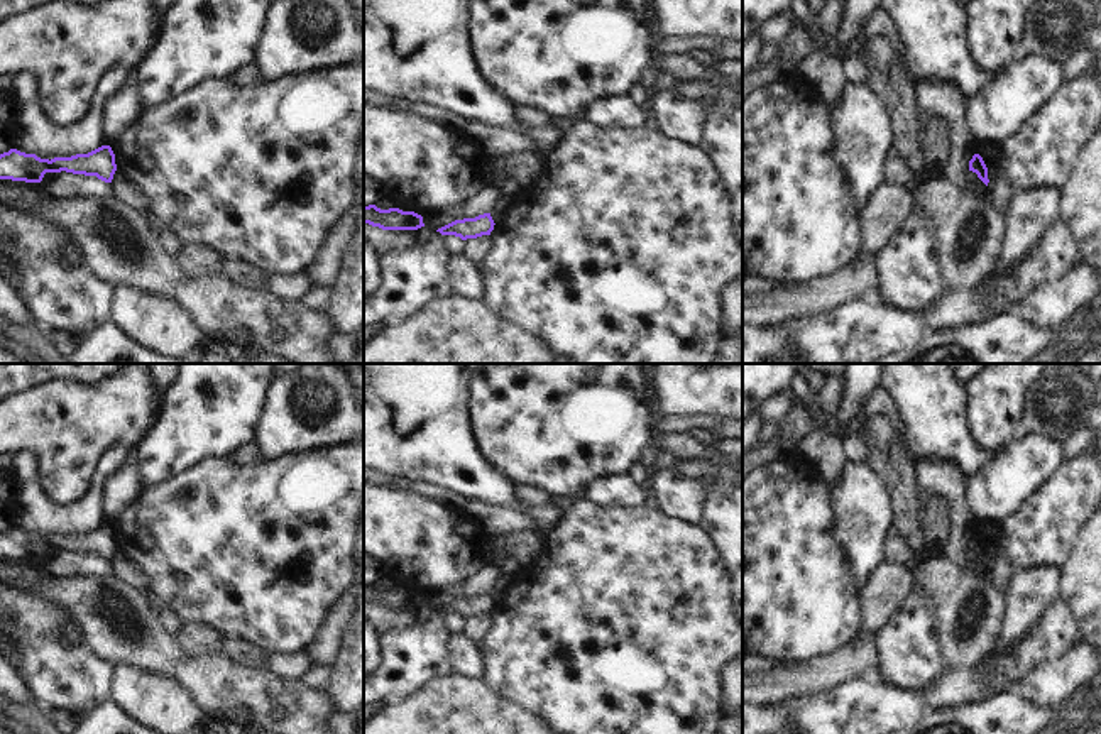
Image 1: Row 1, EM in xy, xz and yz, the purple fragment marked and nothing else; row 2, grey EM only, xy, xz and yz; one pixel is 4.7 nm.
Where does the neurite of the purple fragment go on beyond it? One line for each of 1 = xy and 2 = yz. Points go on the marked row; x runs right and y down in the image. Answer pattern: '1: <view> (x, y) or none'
1: none
2: none

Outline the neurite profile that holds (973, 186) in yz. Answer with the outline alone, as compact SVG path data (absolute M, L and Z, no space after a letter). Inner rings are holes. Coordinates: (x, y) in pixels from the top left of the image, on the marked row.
M967 169L964 173L964 184L961 186L961 191L969 198L979 198L986 194L986 184L978 178L976 173Z

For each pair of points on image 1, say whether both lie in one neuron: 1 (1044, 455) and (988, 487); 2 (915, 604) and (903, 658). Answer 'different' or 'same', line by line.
1: same
2: same

